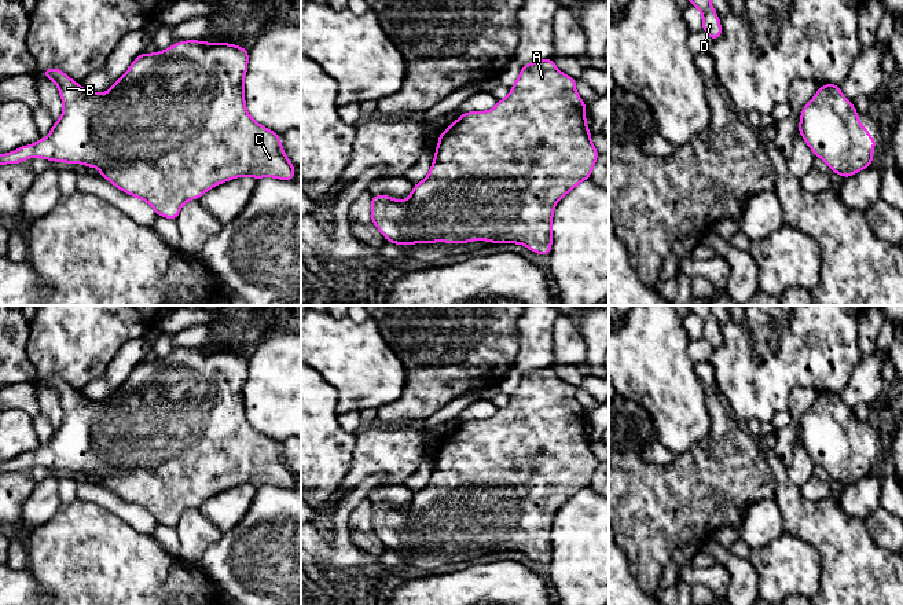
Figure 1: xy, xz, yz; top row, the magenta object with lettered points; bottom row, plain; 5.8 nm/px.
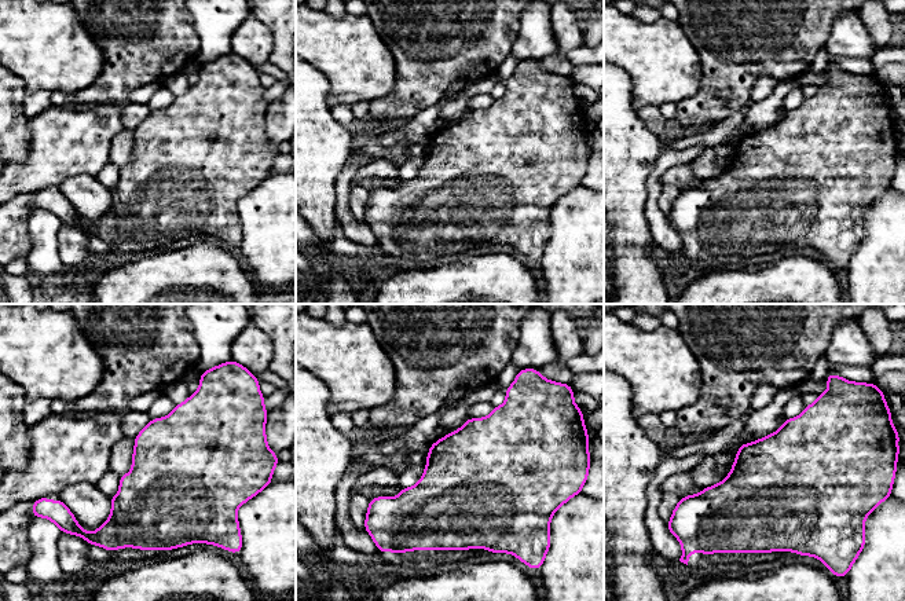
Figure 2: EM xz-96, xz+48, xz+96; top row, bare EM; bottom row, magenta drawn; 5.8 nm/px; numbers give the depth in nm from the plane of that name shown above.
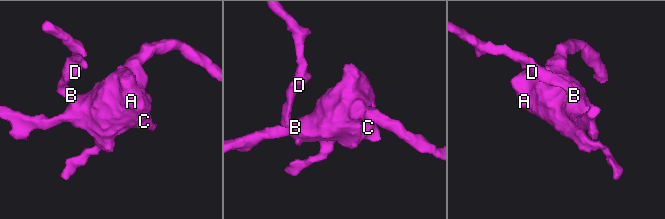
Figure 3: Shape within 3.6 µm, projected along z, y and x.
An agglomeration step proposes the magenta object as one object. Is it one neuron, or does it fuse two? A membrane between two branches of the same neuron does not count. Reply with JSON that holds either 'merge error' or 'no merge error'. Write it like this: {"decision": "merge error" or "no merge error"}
{"decision": "no merge error"}

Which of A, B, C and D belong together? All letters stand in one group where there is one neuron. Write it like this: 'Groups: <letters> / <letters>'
Groups: A B C D

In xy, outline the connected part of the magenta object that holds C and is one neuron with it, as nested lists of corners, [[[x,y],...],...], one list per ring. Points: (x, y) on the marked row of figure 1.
[[[198,40],[175,43],[168,50],[159,51],[157,54],[140,54],[131,63],[126,73],[118,81],[115,81],[107,92],[103,94],[87,92],[81,87],[81,84],[74,82],[60,69],[51,67],[47,70],[41,70],[44,77],[52,80],[58,85],[59,95],[63,102],[63,113],[60,118],[54,124],[49,135],[45,139],[38,139],[30,146],[22,146],[15,151],[0,155],[0,165],[19,164],[29,157],[51,160],[55,162],[84,164],[89,168],[89,170],[92,166],[98,166],[99,173],[110,183],[113,183],[117,188],[142,201],[148,202],[158,216],[168,217],[172,220],[177,219],[184,202],[198,199],[208,190],[231,179],[236,179],[241,176],[252,176],[257,180],[269,176],[279,180],[294,180],[296,166],[286,158],[285,150],[280,143],[280,136],[272,132],[271,129],[257,124],[246,110],[243,80],[247,72],[247,60],[247,50],[235,44],[214,44],[212,41],[202,43]]]

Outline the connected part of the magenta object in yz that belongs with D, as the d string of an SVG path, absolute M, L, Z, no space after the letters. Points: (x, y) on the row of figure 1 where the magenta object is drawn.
M689 0L691 6L702 12L702 29L715 40L722 37L720 19L711 4L711 0Z

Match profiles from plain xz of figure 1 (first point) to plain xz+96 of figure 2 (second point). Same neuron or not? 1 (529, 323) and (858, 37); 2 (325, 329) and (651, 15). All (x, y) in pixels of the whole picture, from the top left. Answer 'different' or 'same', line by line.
1: same
2: different

